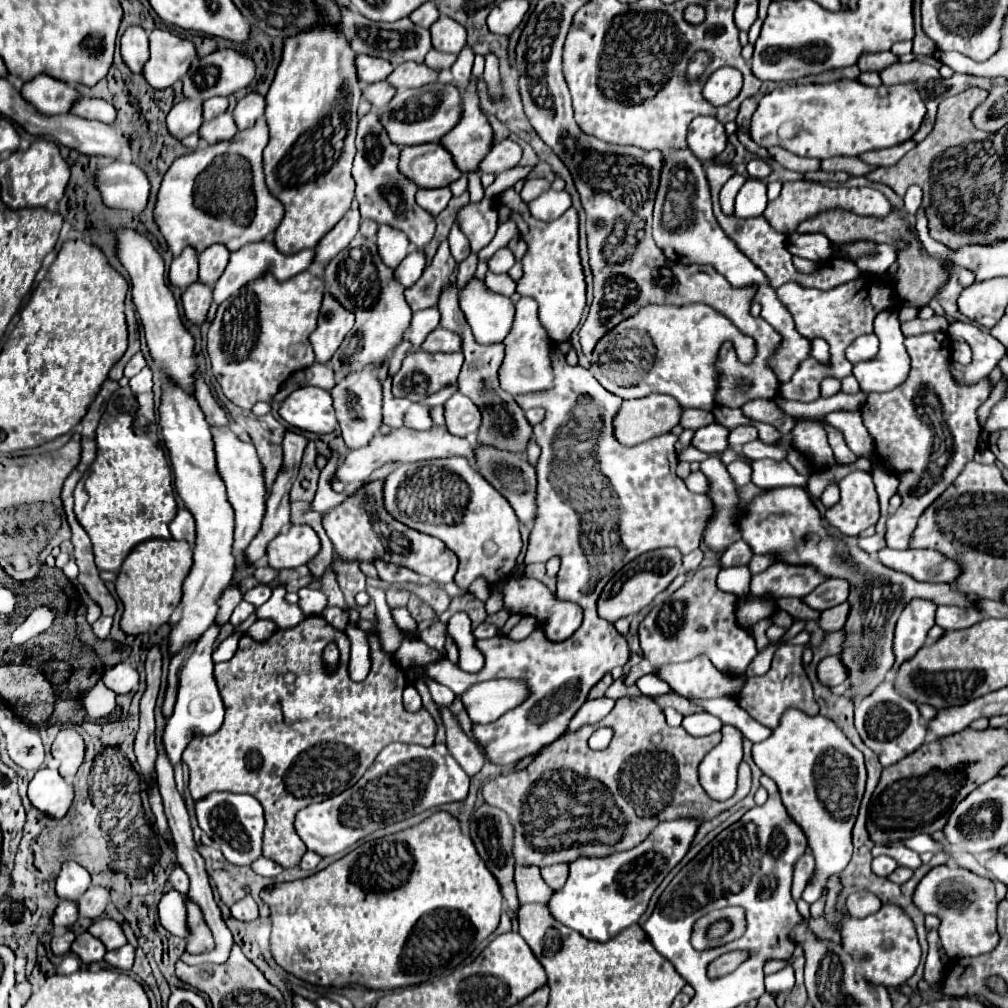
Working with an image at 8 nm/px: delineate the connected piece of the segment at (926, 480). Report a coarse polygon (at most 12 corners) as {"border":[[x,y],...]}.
{"border":[[943,331],[906,337],[908,381],[860,409],[900,481],[886,545],[978,449],[990,377],[958,385]]}

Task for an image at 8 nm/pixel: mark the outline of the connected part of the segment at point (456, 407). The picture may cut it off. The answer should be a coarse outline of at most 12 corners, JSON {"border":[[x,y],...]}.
{"border":[[454,393],[446,401],[448,433],[472,437],[480,411],[468,397]]}

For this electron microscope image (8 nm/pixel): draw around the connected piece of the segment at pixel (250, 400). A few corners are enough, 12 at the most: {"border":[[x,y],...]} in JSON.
{"border":[[250,281],[218,305],[208,355],[238,407],[314,363],[324,283]]}

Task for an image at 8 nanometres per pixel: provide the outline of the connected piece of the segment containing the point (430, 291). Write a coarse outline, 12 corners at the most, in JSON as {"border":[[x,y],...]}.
{"border":[[442,241],[432,265],[404,293],[410,309],[436,305],[456,263]]}

